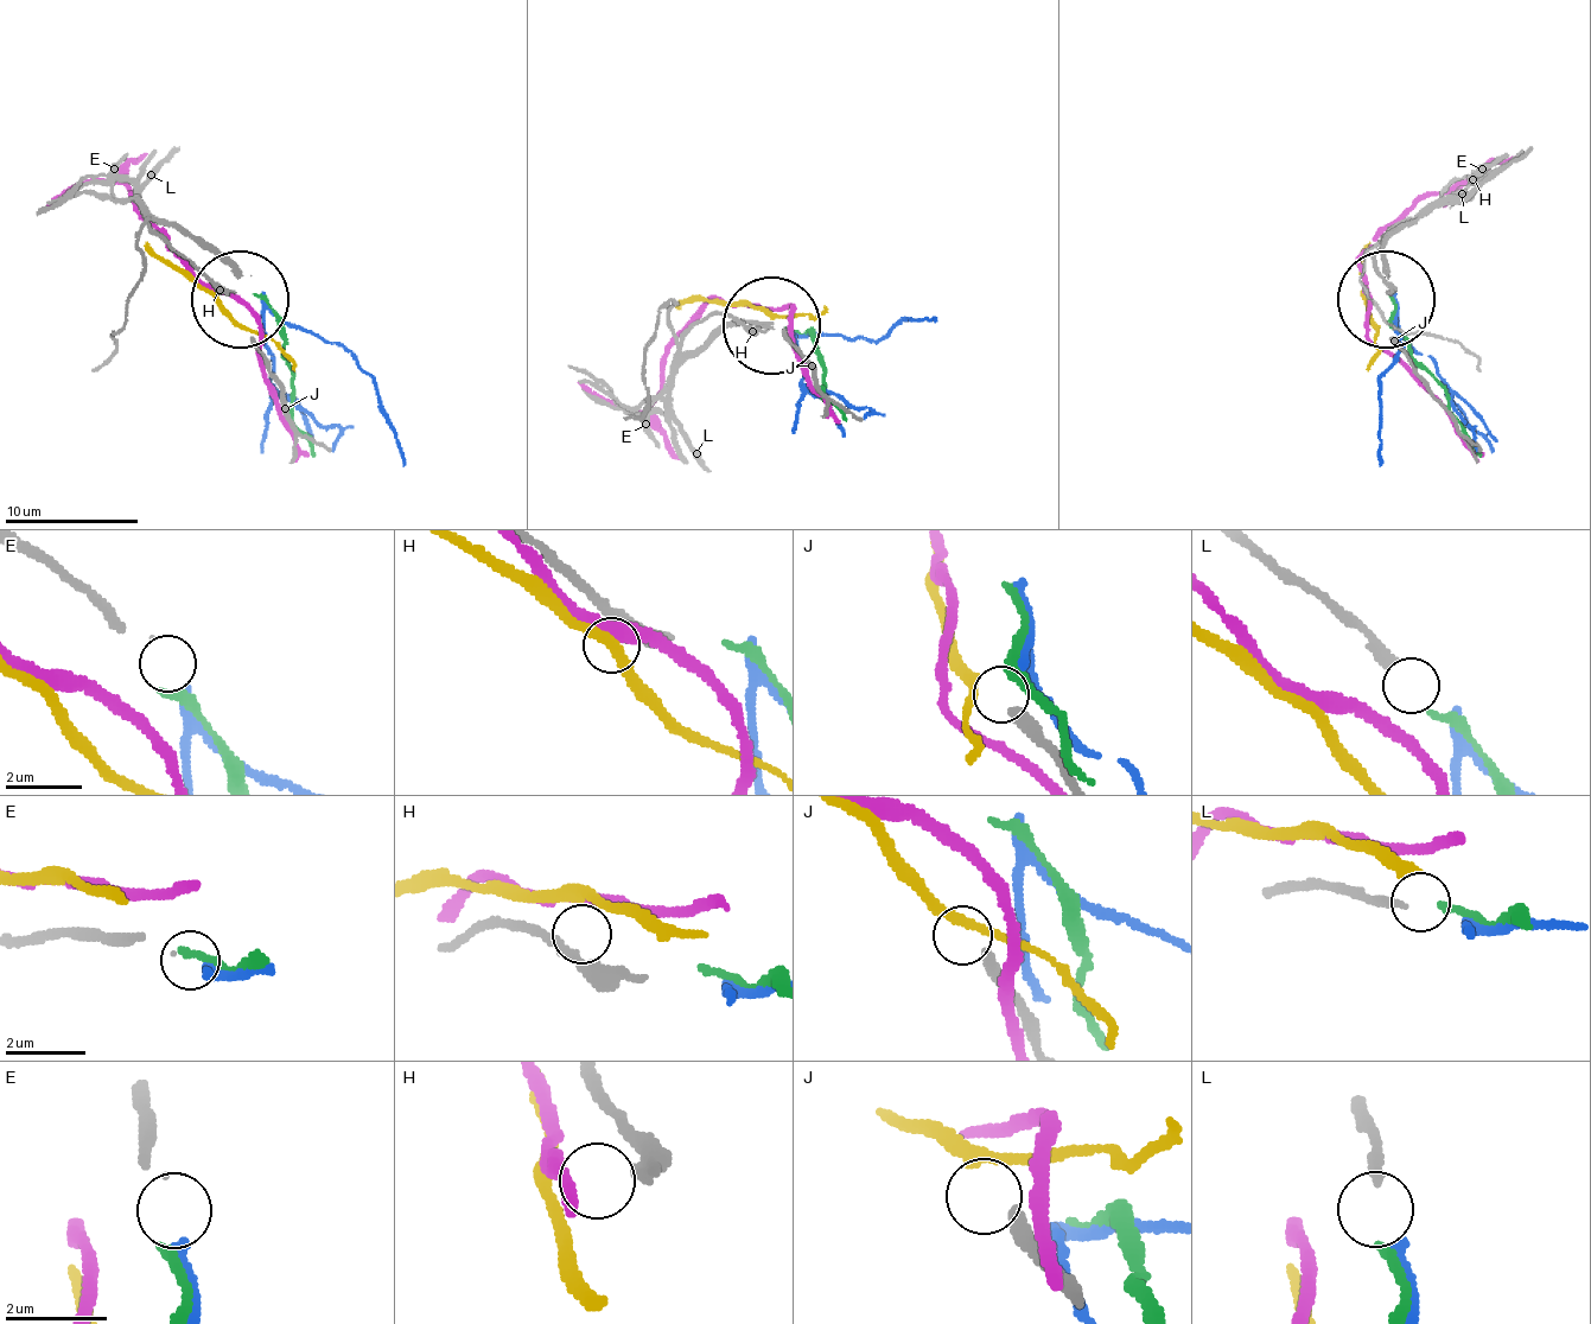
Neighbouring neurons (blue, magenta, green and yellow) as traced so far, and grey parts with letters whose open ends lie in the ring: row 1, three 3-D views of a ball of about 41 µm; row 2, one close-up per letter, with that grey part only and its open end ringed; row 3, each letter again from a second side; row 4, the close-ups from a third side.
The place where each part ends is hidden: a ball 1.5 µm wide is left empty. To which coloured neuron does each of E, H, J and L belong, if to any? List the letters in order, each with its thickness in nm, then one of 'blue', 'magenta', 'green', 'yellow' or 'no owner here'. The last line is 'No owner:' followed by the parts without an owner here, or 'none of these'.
E: calibre 60 nm; blue
H: calibre 360 nm; no owner here
J: calibre 320 nm; yellow
L: calibre 200 nm; green
No owner: H

